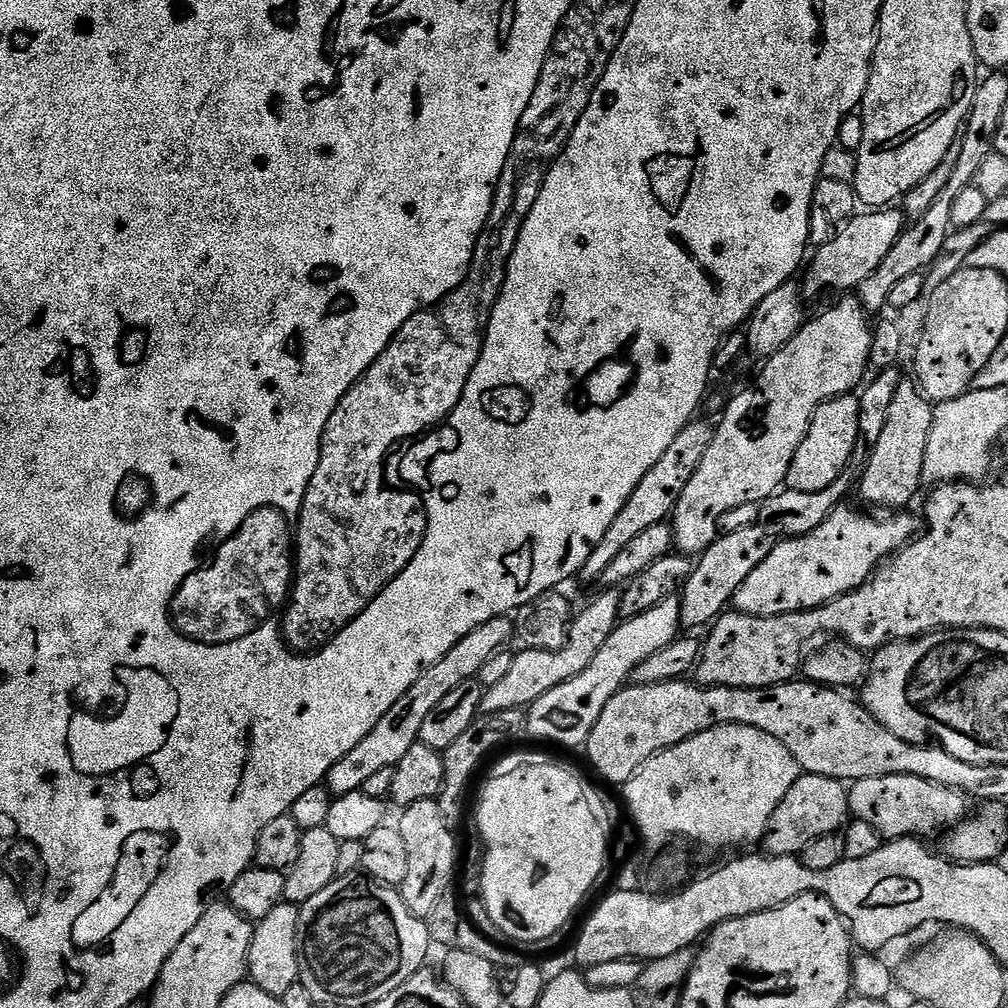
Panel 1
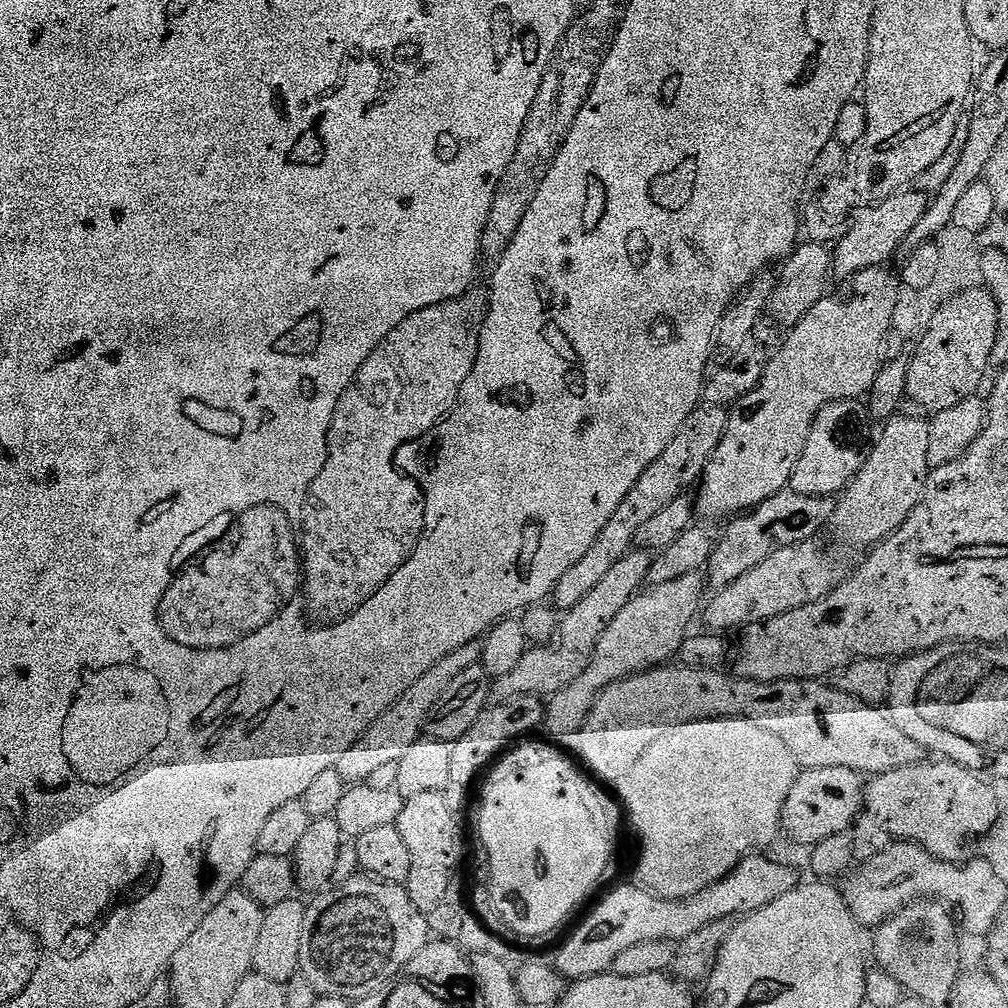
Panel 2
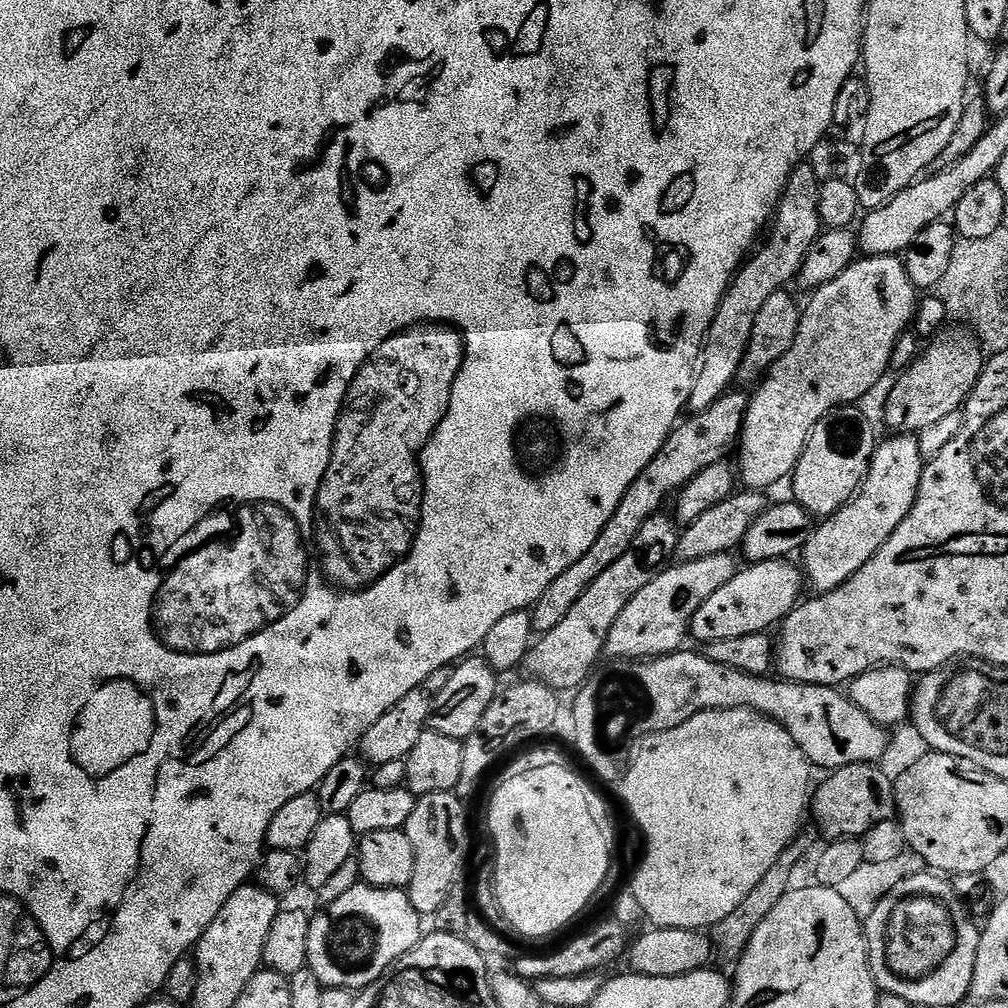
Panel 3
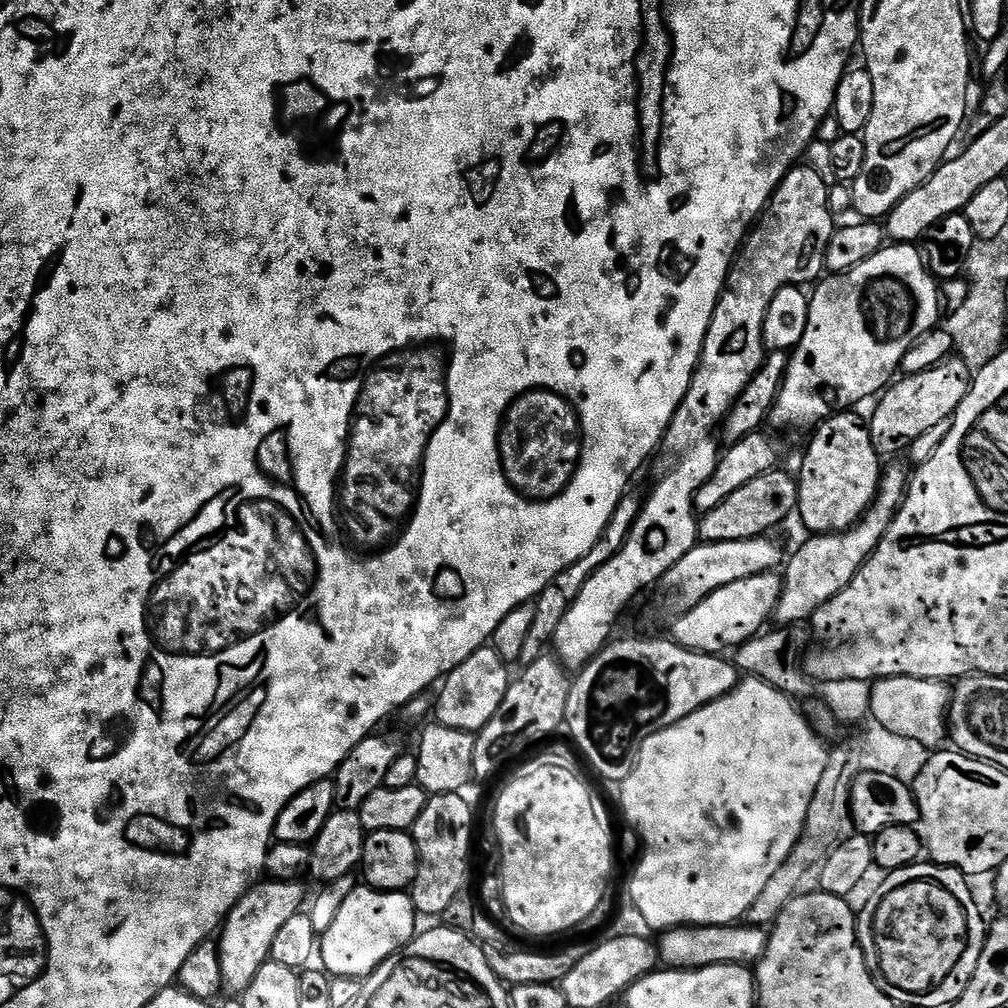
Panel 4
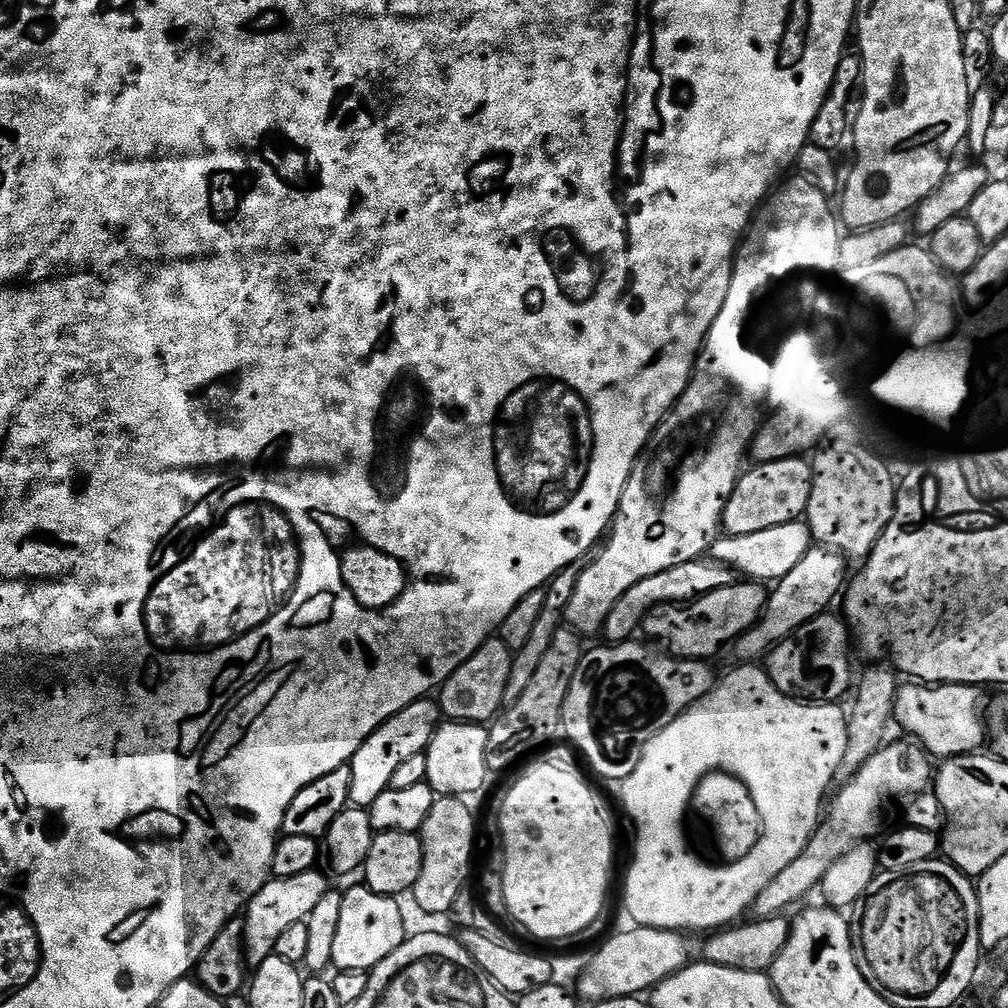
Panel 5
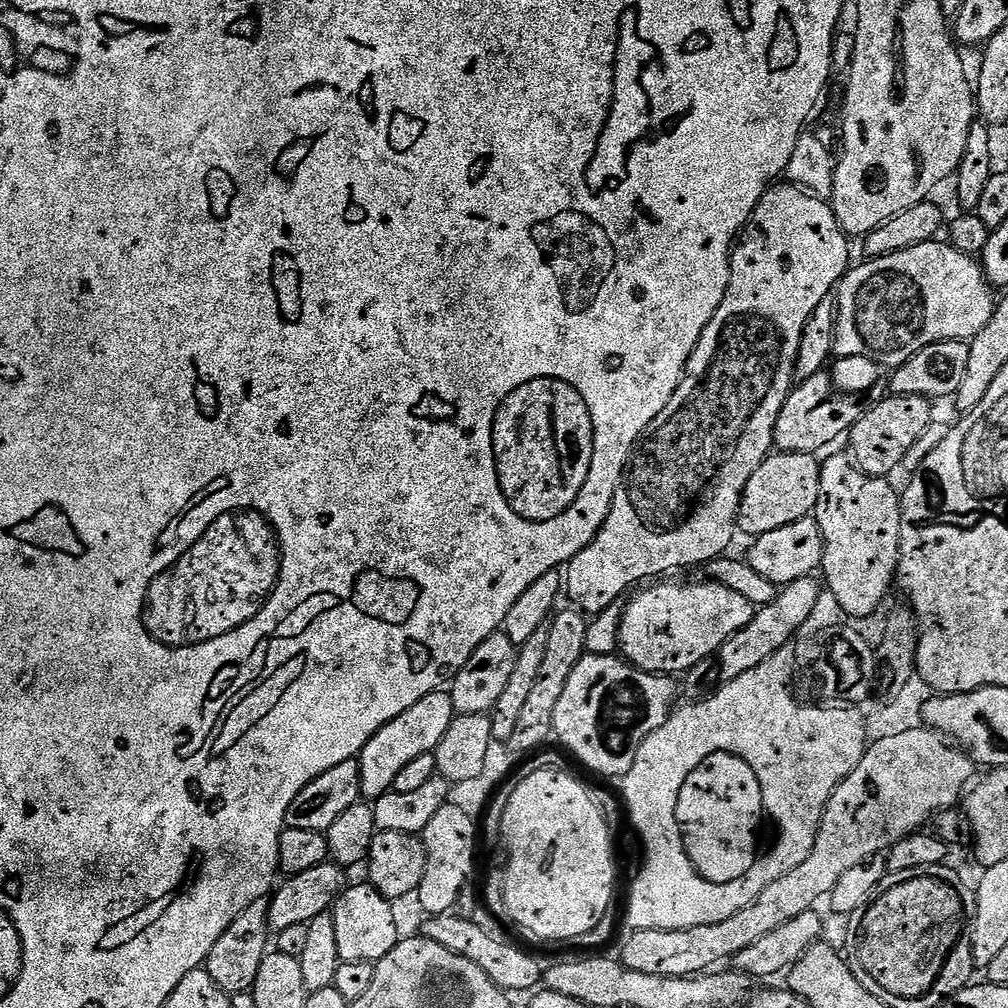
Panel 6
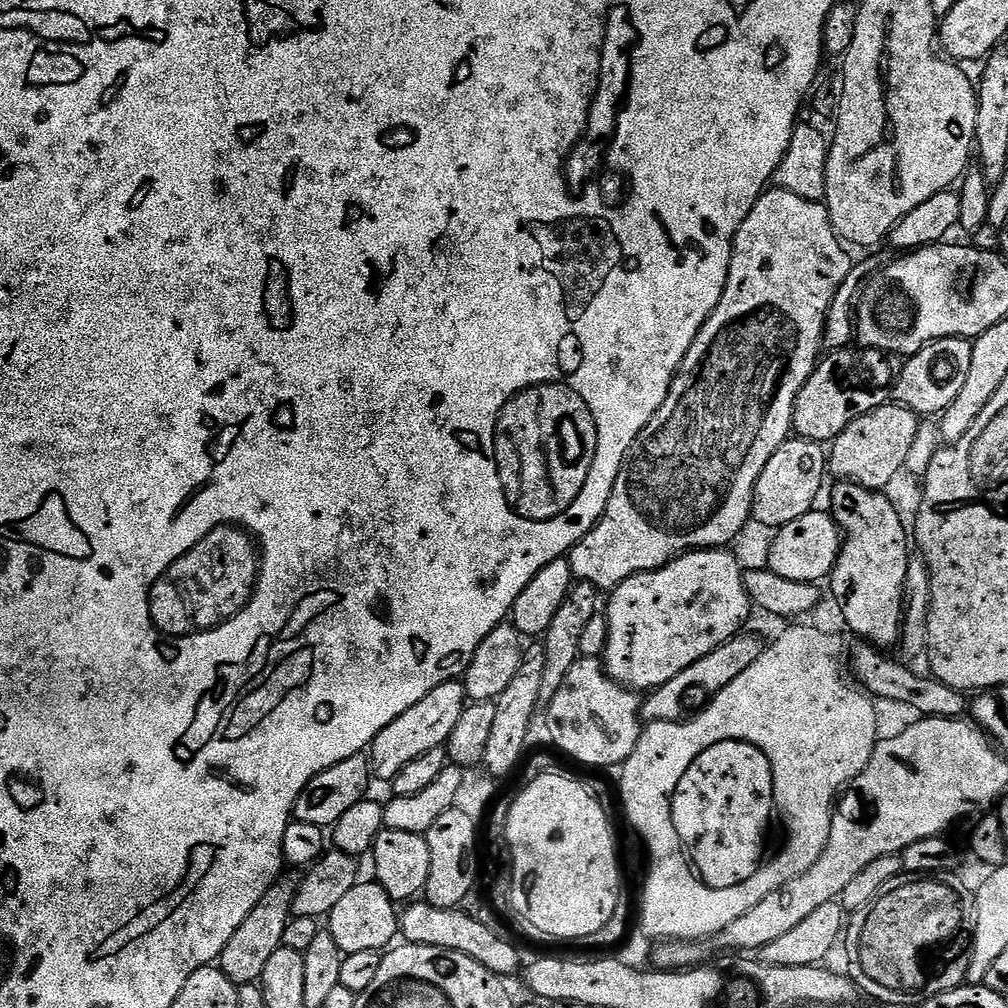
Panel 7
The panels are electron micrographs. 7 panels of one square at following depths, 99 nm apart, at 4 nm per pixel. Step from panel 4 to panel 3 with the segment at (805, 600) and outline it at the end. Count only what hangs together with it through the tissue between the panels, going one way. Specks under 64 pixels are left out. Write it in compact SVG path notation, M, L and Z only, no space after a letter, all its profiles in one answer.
M896 434L893 440L877 443L868 473L852 501L813 527L812 537L804 543L802 572L817 593L833 592L851 576L858 574L884 543L902 526L918 498L924 465L919 439L912 434Z

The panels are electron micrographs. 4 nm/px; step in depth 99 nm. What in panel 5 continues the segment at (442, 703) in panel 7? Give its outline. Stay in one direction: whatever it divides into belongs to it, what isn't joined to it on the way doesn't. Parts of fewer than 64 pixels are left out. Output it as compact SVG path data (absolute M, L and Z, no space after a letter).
M425 698L415 700L399 714L390 717L374 734L370 734L370 738L366 738L364 745L354 753L350 761L349 805L353 808L371 808L374 798L390 788L390 778L394 775L394 770L398 770L402 762L414 758L414 754L424 752L441 723L439 703L435 699Z

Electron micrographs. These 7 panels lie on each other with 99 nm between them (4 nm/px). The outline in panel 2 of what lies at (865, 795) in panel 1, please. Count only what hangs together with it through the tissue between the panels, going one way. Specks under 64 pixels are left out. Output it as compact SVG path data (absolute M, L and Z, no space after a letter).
M943 758L935 762L911 764L871 777L866 786L866 808L897 841L917 844L947 864L963 864L973 855L976 840L987 837L996 824L996 788L961 764Z

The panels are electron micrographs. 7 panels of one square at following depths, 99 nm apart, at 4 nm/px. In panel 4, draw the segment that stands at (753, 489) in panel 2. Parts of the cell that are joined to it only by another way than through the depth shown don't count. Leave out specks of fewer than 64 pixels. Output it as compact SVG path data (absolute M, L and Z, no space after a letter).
M896 242L891 246L881 248L879 252L875 252L870 258L866 258L866 262L854 266L849 272L829 275L827 277L829 280L827 278L821 279L815 285L815 288L817 287L816 293L813 294L812 292L809 299L809 322L806 324L805 334L802 335L800 344L791 353L788 369L784 375L784 383L780 385L780 393L776 395L776 405L772 407L770 424L773 424L774 427L808 428L807 430L812 430L838 412L855 409L857 407L855 404L860 404L863 400L870 399L871 396L873 398L879 397L893 383L902 358L912 349L914 342L918 342L918 338L922 338L939 325L936 323L940 320L940 314L942 315L940 284L937 277L929 272L927 264L924 263L921 249L915 243L901 244Z

